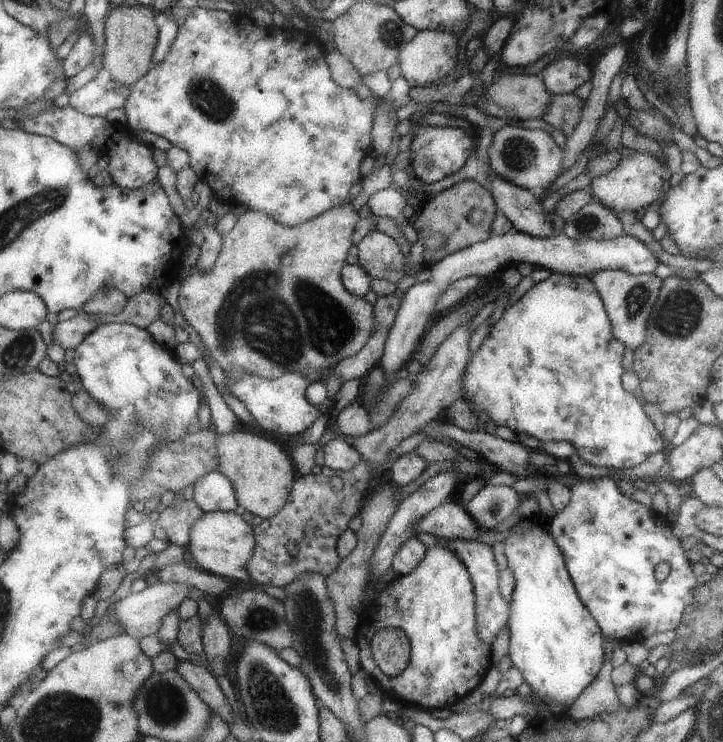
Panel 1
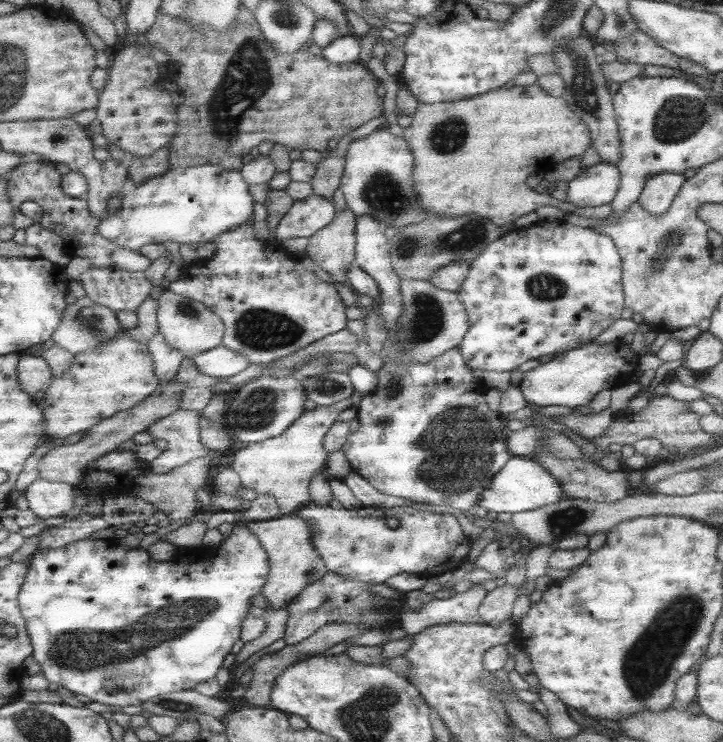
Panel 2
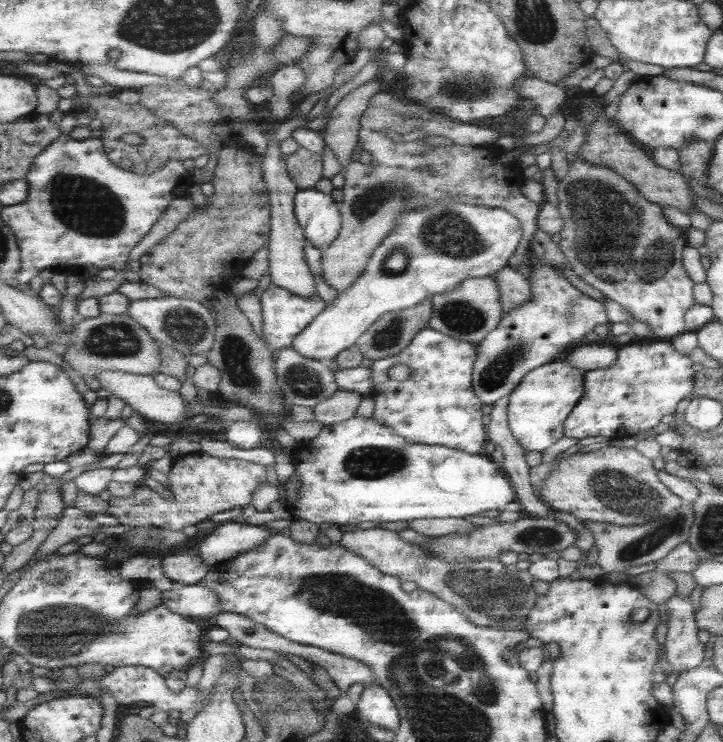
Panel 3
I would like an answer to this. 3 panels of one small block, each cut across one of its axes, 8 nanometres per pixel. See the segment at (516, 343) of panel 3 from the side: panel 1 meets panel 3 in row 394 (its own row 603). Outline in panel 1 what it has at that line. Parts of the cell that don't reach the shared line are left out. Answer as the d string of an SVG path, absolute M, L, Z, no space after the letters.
M439 539L444 542L453 554L459 557L461 563L465 567L469 580L472 584L475 601L475 624L477 636L489 647L493 642L499 628L506 627L508 602L504 601L497 592L497 573L493 560L493 553L490 546L484 545L479 541L463 540L463 539Z

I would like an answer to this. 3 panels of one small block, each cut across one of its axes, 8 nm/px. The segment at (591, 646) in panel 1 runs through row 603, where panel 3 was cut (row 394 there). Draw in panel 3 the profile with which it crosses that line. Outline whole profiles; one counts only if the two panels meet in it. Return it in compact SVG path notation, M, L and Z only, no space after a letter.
M553 361L521 377L519 384L507 395L506 424L521 449L543 452L562 438L563 420L583 395L583 372L565 361Z

